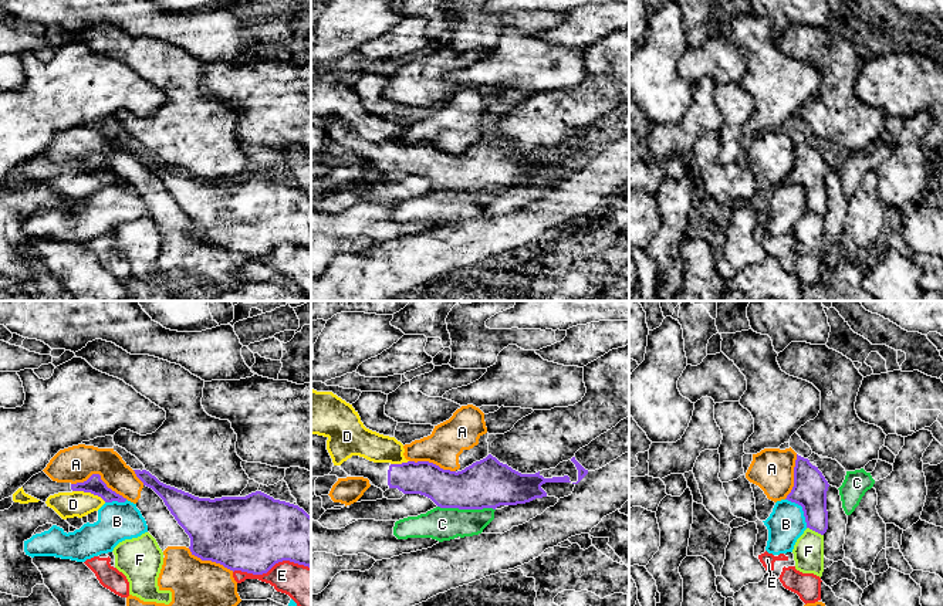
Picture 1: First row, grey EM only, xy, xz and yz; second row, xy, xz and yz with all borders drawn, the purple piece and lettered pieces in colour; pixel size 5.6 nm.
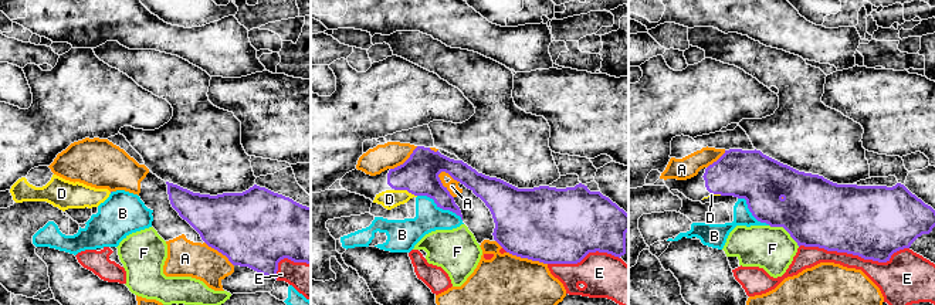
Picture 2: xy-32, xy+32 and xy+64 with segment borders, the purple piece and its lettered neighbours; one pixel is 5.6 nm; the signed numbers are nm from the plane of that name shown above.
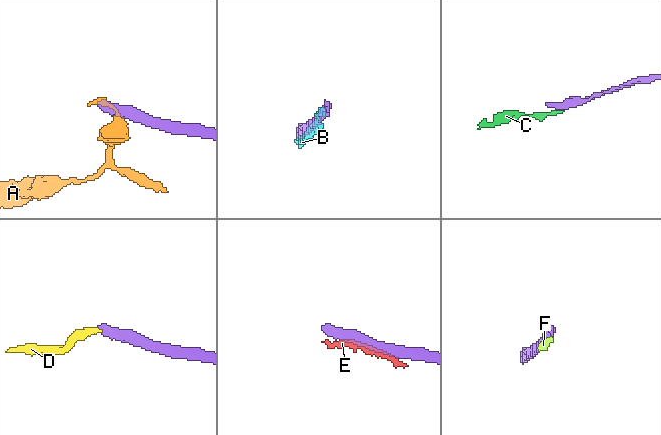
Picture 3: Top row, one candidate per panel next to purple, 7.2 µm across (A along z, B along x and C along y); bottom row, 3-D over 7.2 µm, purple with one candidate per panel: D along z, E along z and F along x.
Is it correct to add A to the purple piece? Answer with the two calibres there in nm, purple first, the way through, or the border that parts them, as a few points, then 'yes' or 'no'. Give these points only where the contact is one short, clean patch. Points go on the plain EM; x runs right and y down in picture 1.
100/200 nm | no

